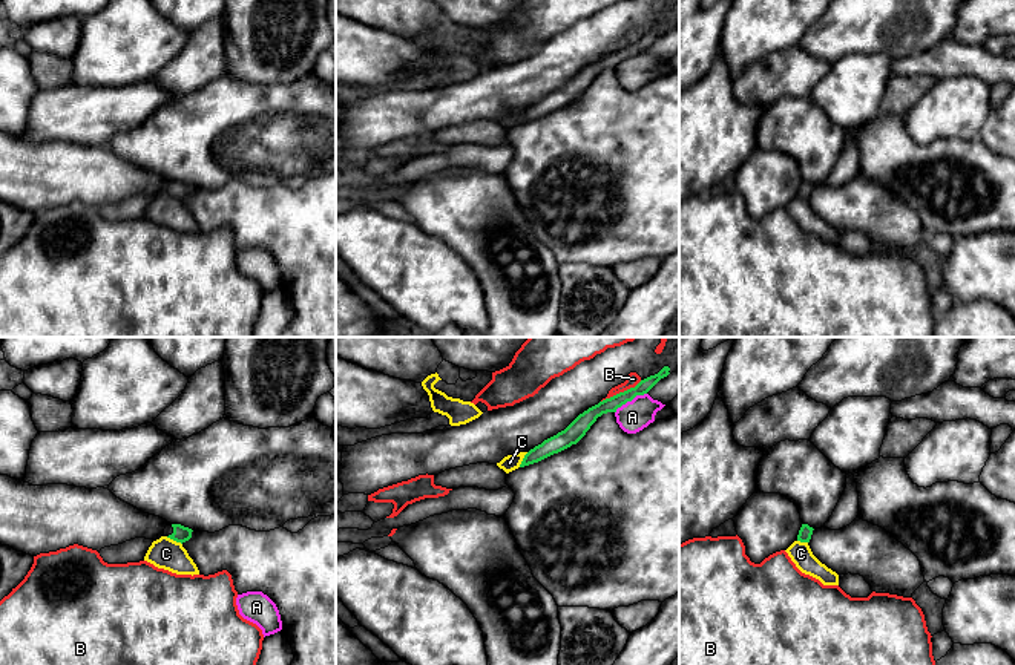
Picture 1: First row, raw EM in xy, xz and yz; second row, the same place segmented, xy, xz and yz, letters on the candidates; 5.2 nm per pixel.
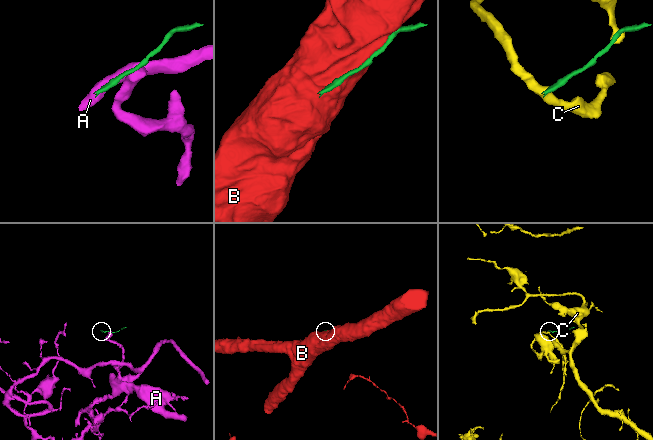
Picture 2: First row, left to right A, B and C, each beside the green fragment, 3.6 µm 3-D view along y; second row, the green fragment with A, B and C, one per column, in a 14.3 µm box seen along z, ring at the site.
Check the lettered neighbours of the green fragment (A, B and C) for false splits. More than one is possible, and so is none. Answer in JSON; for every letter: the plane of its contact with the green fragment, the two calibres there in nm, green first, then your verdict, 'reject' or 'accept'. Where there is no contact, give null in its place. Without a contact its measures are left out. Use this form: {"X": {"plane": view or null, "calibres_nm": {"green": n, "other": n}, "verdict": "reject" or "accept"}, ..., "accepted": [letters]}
{"A": {"plane": "xz", "calibres_nm": {"green": 80, "other": 160}, "verdict": "reject"}, "B": {"plane": "xz", "calibres_nm": {"green": 90, "other": 70}, "verdict": "reject"}, "C": {"plane": "xy", "calibres_nm": {"green": 90, "other": 160}, "verdict": "reject"}, "accepted": []}

